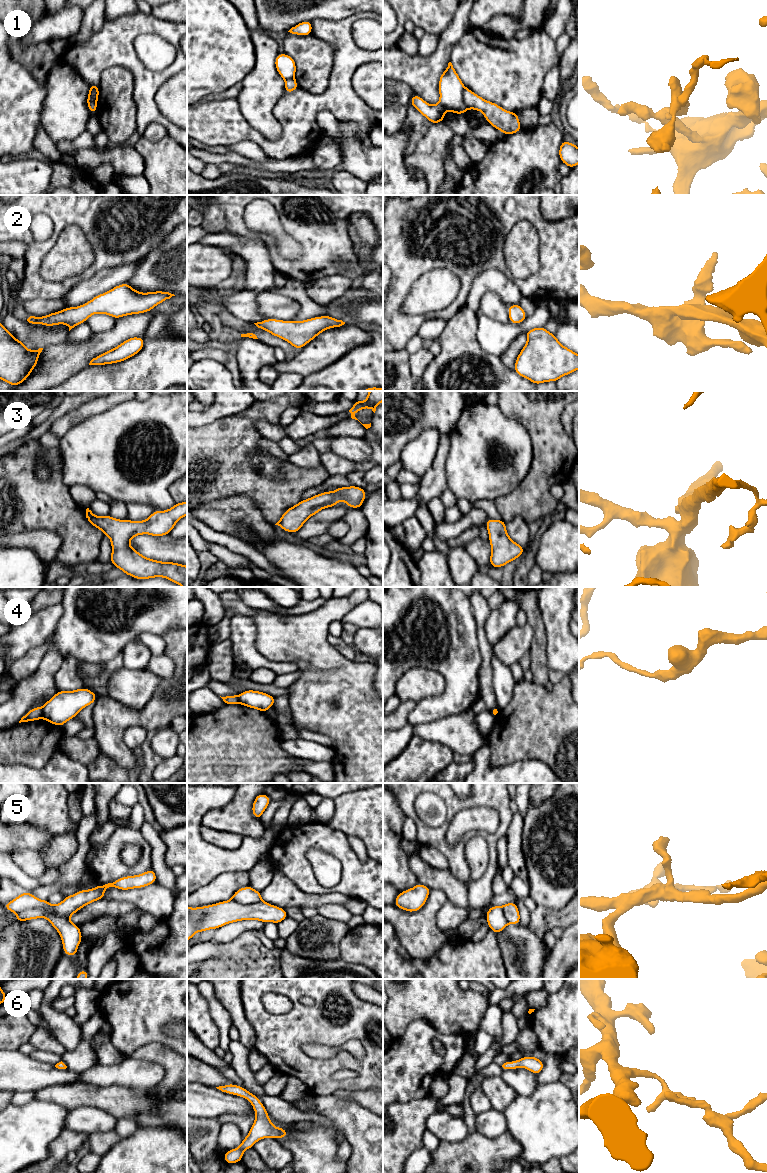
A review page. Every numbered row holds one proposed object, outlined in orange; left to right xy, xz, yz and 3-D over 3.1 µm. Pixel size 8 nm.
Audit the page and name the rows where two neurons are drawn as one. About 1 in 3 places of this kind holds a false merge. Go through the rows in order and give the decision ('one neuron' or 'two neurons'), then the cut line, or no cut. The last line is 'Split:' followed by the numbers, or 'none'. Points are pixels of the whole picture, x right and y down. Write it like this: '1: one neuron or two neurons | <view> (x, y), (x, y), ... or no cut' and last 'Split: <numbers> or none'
1: two neurons | yz (465, 88), (463, 102), (467, 107)
2: one neuron | no cut
3: one neuron | no cut
4: two neurons | xy (41, 708), (42, 717)
5: two neurons | xy (16, 912), (28, 909), (41, 909), (45, 917)
6: one neuron | no cut
Split: 1, 4, 5

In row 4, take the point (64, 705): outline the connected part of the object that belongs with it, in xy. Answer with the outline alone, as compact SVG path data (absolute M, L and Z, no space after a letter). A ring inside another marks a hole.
M87 688L74 691L59 690L44 704L42 718L54 725L63 726L68 720L76 717L83 708L94 703L96 699L97 695Z

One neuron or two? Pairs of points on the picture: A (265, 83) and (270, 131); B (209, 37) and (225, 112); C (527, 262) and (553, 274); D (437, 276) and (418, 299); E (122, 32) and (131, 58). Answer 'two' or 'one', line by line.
A: one
B: two
C: two
D: one
E: one

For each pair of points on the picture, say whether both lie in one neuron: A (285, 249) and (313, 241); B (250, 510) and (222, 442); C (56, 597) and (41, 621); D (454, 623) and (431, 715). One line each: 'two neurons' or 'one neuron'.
A: two neurons
B: two neurons
C: two neurons
D: one neuron

